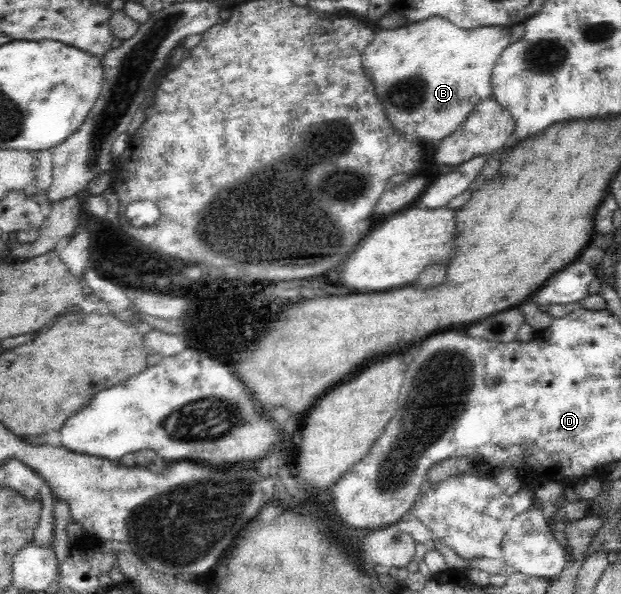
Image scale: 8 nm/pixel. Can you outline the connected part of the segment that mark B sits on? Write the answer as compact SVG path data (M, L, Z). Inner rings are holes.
M433 17L417 23L385 29L375 27L374 38L363 50L363 69L371 77L373 87L389 115L389 121L401 129L401 133L413 142L439 141L451 135L473 111L477 103L493 96L492 72L501 52L511 43L509 29L505 27L481 27L477 31L463 31L447 19Z

